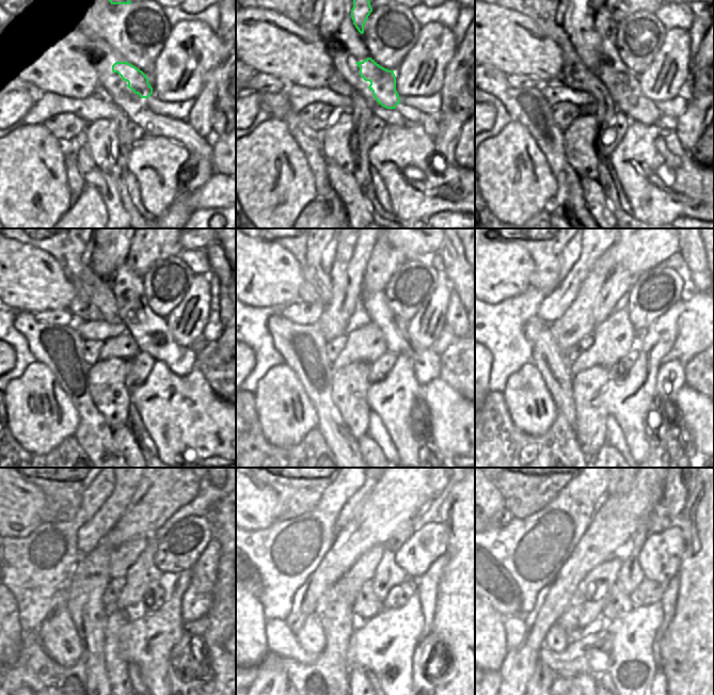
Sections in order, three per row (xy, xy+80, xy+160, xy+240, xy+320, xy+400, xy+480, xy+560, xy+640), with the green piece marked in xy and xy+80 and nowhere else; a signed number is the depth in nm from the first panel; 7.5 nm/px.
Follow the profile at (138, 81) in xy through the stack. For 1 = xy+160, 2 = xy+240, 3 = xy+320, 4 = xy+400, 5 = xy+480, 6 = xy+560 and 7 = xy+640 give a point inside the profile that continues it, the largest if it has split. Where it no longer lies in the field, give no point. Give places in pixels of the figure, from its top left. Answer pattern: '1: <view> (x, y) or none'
1: xy+160 (623, 87)
2: xy+240 (151, 332)
3: xy+320 (426, 363)
4: xy+400 (670, 378)
5: xy+480 (180, 684)
6: xy+560 (421, 684)
7: xy+640 (660, 681)

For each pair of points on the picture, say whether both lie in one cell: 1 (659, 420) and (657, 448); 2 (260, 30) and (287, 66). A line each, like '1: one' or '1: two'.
1: one
2: one

